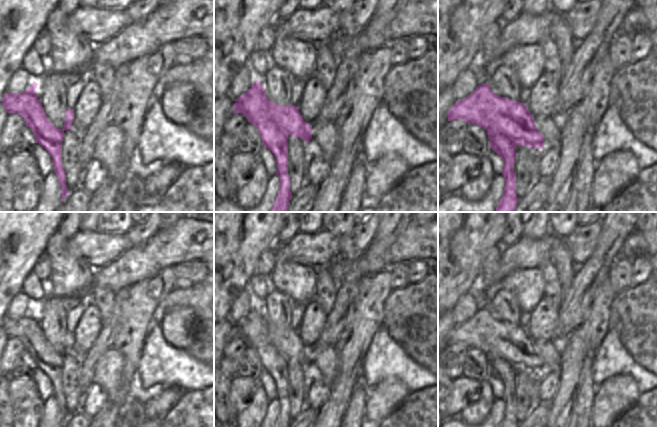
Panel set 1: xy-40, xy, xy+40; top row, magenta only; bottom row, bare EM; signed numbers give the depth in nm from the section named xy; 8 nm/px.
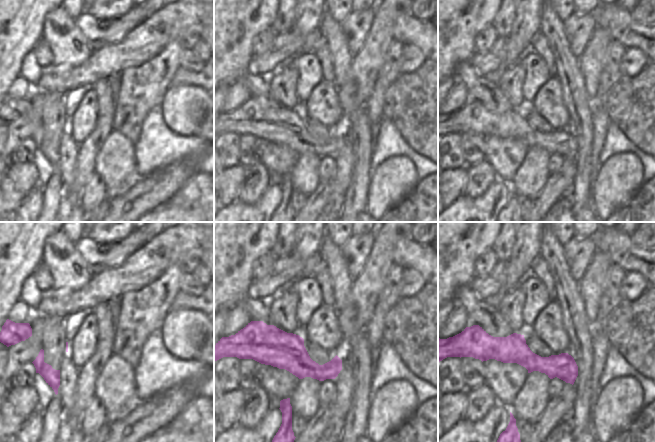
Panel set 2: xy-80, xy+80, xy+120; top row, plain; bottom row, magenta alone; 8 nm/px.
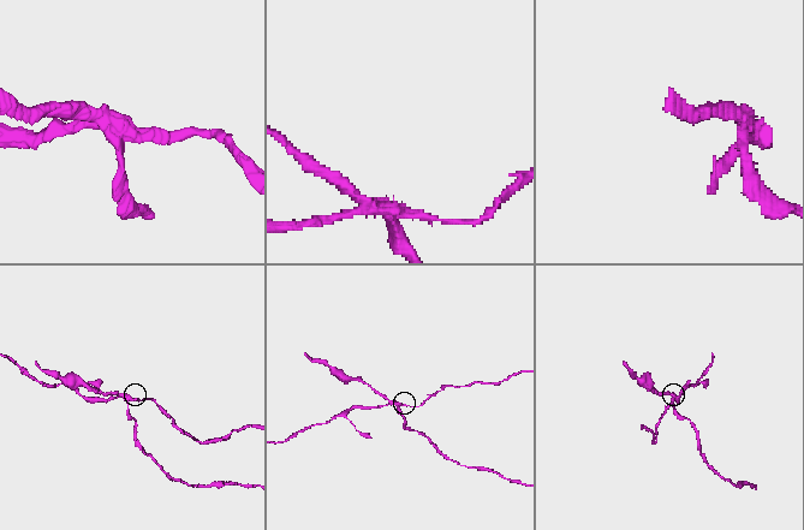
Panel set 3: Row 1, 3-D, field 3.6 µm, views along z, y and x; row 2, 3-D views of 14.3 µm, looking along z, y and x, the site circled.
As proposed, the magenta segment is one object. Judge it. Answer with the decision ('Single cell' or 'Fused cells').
Fused cells

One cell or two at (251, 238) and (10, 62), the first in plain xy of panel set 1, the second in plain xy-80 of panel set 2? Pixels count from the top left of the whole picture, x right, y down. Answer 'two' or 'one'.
one

